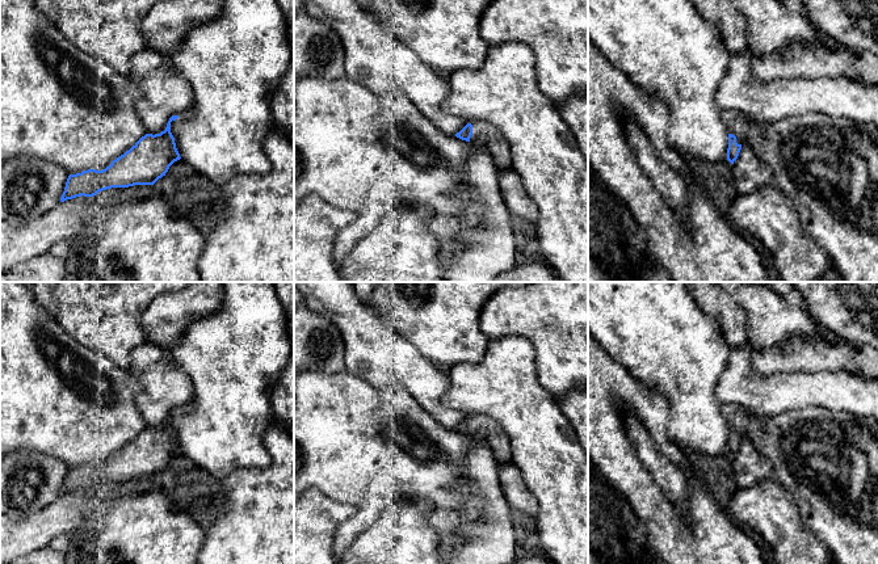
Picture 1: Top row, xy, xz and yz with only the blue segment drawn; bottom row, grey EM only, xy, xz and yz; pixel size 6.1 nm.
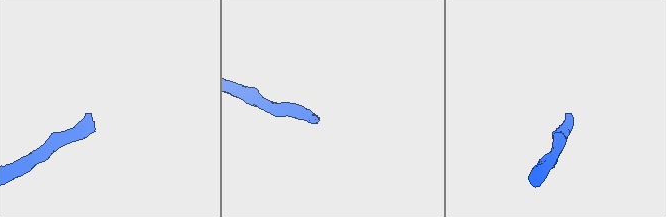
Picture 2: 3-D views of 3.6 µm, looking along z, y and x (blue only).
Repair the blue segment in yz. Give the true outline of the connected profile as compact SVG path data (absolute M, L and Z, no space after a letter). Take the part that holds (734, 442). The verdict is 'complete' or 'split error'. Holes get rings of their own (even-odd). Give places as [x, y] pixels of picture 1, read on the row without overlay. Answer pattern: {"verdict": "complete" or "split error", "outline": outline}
{"verdict": "split error", "outline": "M734 404L722 405L722 413L728 424L727 454L734 458L742 443L742 438L747 434L745 428L753 413Z"}

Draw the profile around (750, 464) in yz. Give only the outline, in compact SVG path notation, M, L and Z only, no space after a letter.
M749 434L742 438L738 453L732 458L735 480L739 489L748 488L763 479L773 476L773 463L752 443Z

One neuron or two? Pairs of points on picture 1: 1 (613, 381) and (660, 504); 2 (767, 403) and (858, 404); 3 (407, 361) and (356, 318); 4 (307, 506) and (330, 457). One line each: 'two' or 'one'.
1: one
2: one
3: one
4: two

